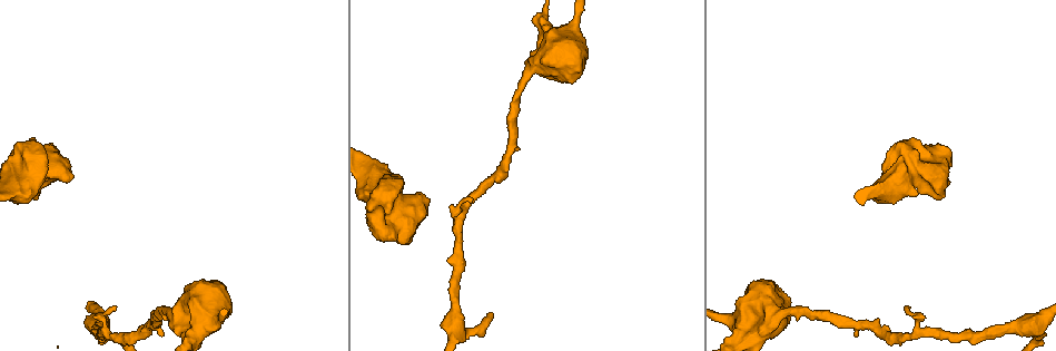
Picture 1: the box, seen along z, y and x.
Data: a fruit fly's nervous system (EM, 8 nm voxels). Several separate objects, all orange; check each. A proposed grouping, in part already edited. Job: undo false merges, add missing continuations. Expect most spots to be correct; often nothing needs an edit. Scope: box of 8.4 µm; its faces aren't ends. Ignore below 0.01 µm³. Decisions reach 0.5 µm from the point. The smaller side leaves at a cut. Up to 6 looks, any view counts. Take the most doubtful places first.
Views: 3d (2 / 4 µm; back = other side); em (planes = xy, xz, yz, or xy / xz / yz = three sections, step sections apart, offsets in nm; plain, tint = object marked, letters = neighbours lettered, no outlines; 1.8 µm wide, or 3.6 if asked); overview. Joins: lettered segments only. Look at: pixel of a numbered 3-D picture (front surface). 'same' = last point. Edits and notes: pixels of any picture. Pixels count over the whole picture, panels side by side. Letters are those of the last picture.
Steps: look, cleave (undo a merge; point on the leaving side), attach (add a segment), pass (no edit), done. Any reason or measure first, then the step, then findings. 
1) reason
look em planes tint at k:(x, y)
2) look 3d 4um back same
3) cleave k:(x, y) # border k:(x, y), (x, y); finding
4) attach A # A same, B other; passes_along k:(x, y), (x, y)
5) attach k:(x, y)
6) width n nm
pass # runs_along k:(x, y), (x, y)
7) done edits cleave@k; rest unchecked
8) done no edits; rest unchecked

free end
look 3d 4um at 1:(71, 178)

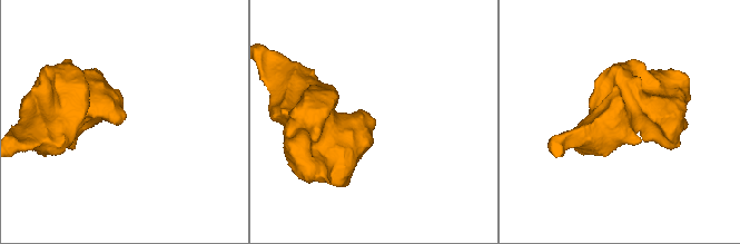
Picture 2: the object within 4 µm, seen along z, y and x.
now the EM
look em planes tint at 2:(124, 119)

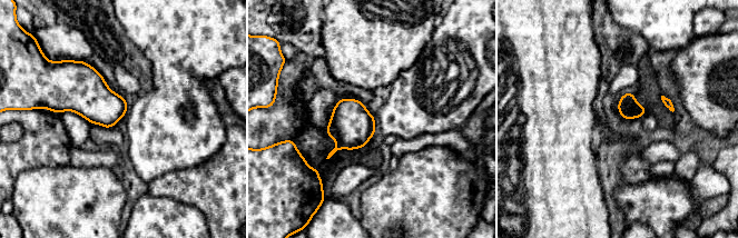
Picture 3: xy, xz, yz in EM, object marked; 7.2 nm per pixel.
look em planes letters same

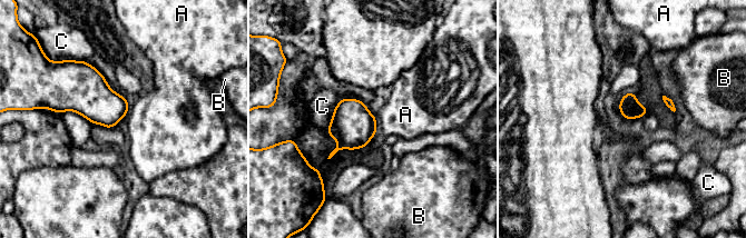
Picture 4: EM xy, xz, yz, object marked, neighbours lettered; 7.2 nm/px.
pass # A other, B other, C other; border 4:(375, 118), (376, 134); none of them fits

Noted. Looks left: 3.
free end
look em planes letters at 1:(115, 305)

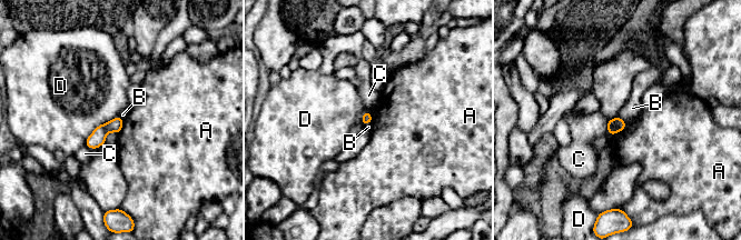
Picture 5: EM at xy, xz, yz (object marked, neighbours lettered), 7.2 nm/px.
pass # A other, B other, C other, D other; border 5:(618, 116), (625, 122); no lettered segment goes on from it

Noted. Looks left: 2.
done no edits; rest unchecked

